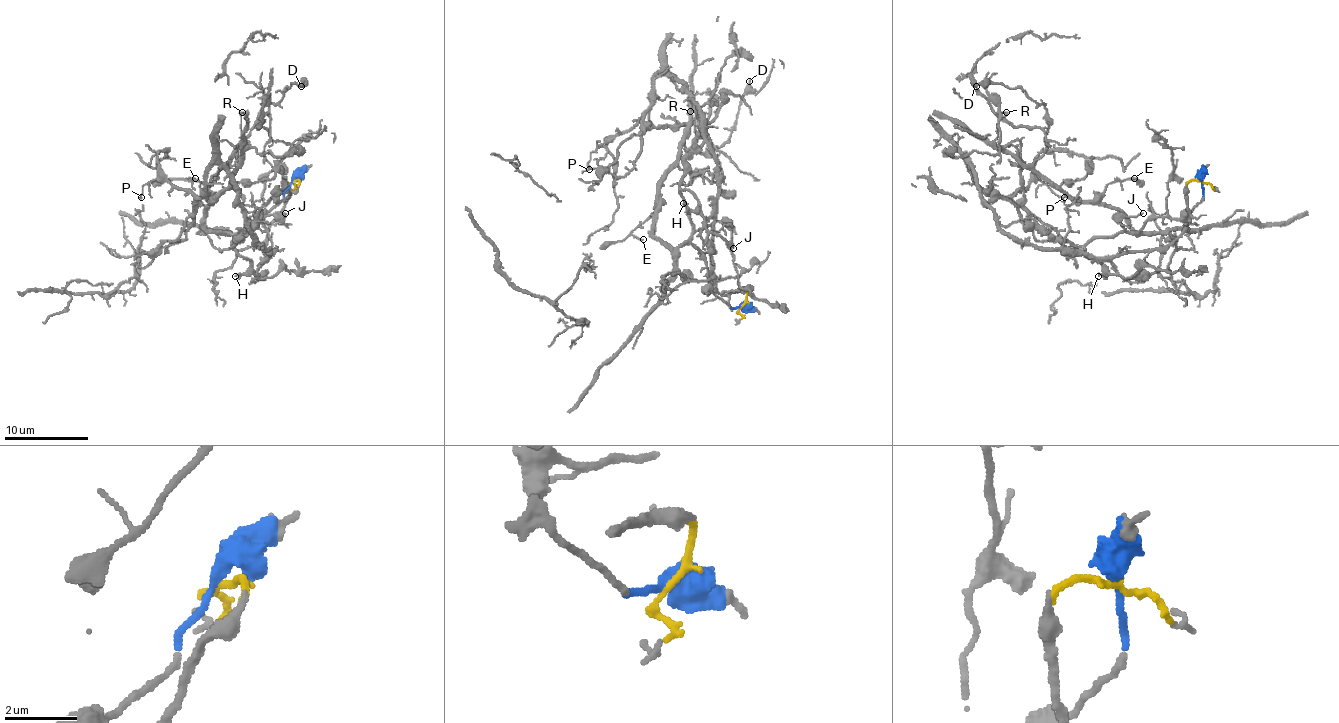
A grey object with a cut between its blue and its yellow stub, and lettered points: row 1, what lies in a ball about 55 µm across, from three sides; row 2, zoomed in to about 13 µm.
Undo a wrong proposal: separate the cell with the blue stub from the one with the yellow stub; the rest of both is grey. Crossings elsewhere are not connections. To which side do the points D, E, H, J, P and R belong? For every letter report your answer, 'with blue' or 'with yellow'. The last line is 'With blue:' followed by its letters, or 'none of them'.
D: with blue
E: with blue
H: with blue
J: with blue
P: with yellow
R: with blue
With blue: D, E, H, J, R

